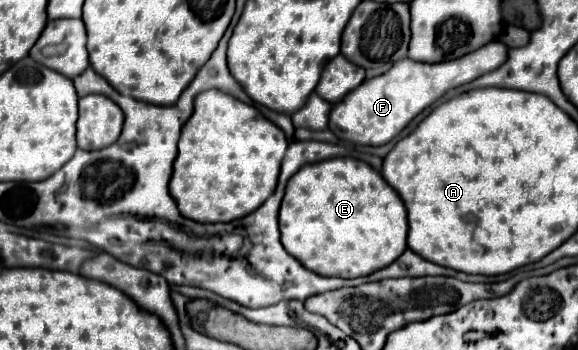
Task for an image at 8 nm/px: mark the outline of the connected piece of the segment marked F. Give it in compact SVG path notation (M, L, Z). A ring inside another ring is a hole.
M494 40L492 44L486 44L484 48L472 52L472 56L462 56L460 60L448 60L444 64L420 64L410 58L398 60L388 72L372 80L364 80L360 88L354 88L344 100L334 104L328 128L340 140L364 146L382 146L396 134L400 134L414 116L442 98L450 88L472 82L482 74L488 74L502 66L506 60L506 50L508 48L502 42Z

